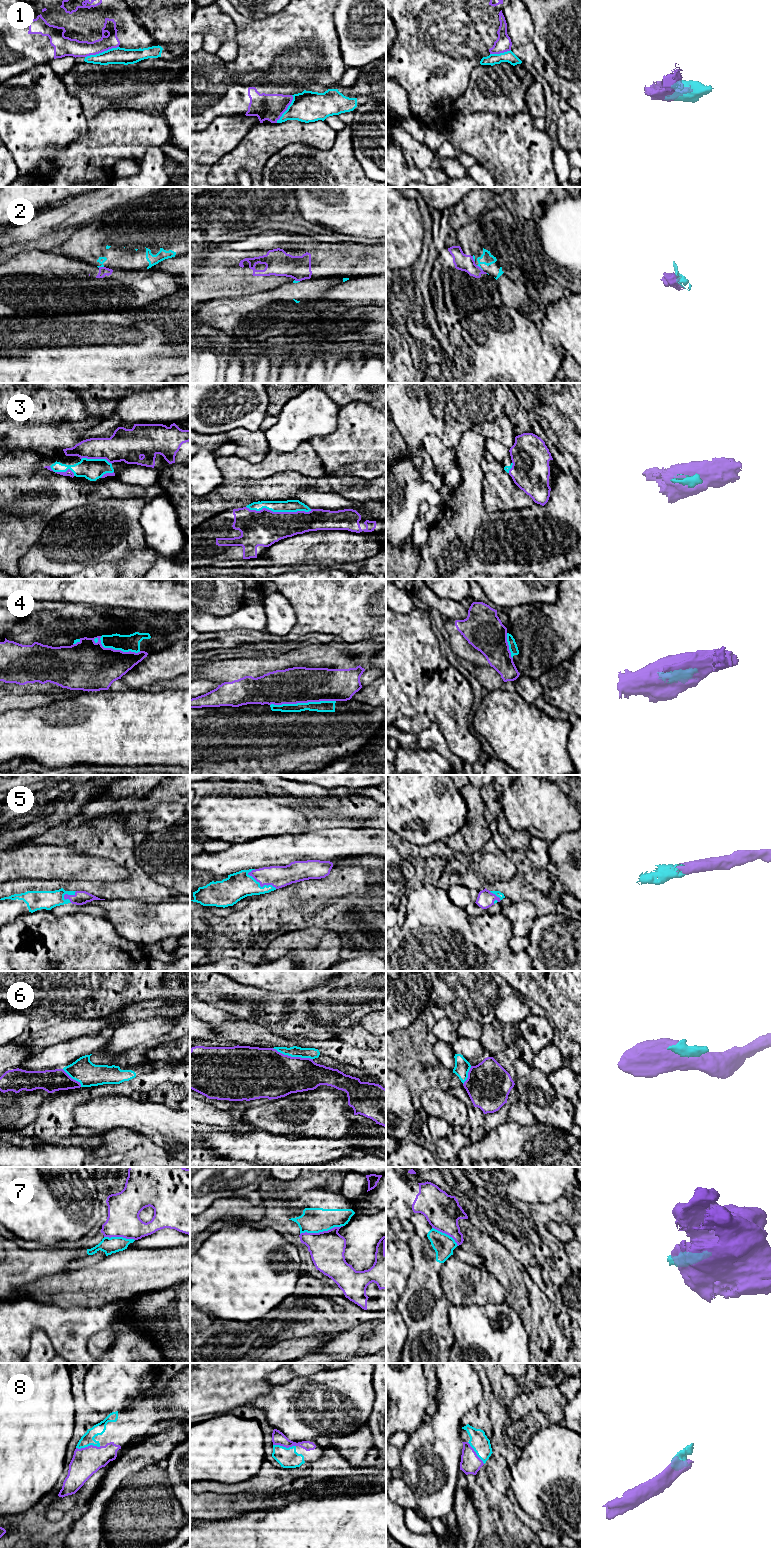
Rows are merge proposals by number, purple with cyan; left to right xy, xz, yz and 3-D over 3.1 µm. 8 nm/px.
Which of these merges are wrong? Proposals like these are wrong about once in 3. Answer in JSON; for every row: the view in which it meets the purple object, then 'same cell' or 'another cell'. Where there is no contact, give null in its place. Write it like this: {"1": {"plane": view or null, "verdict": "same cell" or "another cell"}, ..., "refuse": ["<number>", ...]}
{"1": {"plane": "xy", "verdict": "another cell"}, "2": {"plane": "yz", "verdict": "another cell"}, "3": {"plane": "xz", "verdict": "same cell"}, "4": {"plane": "xz", "verdict": "another cell"}, "5": {"plane": "xz", "verdict": "same cell"}, "6": {"plane": "xz", "verdict": "another cell"}, "7": {"plane": "xz", "verdict": "another cell"}, "8": {"plane": "xy", "verdict": "same cell"}, "refuse": ["1", "2", "4", "6", "7"]}

